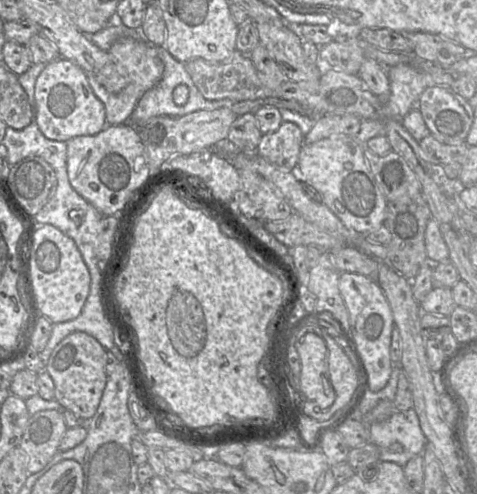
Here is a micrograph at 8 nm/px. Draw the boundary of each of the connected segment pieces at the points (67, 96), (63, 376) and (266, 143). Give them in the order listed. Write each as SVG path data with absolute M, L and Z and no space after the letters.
M66 59L46 64L38 76L33 98L34 121L42 134L54 141L95 135L111 124L106 122L105 107L94 94L86 72Z
M76 331L53 349L44 370L54 383L54 400L81 419L90 419L99 406L106 381L107 352L91 335Z
M283 121L276 131L262 135L256 153L282 170L292 171L303 145L304 134L299 126Z

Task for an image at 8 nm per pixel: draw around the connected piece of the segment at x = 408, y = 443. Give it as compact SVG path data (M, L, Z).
M413 407L397 411L384 421L374 422L368 429L369 442L380 449L379 460L395 462L403 467L411 458L421 455L427 444Z

